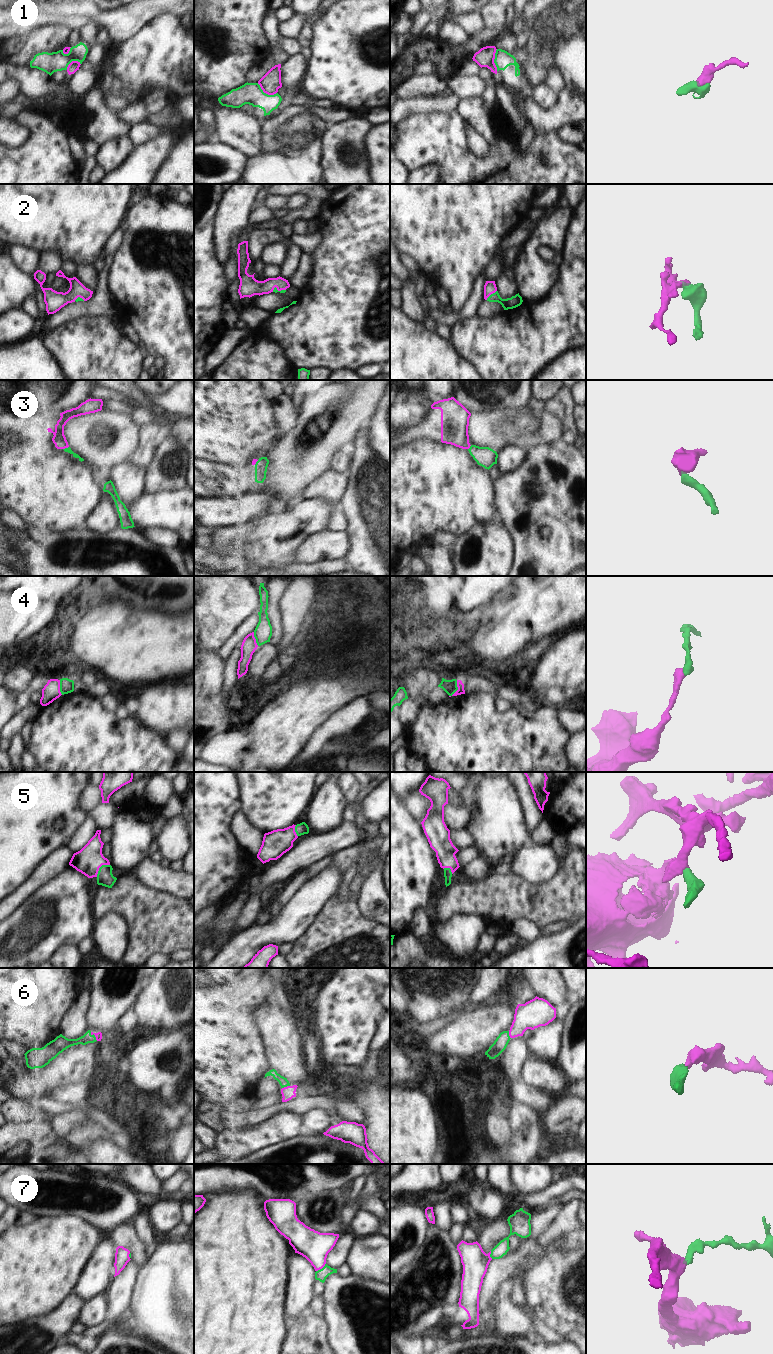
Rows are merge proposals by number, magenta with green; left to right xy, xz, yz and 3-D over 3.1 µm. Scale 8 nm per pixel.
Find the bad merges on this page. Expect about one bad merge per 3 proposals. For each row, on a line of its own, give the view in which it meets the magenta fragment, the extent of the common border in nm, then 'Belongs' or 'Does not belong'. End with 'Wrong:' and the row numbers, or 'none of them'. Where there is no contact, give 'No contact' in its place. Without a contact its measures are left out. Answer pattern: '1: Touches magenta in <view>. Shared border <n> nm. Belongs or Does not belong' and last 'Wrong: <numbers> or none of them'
1: Touches magenta in xz. Shared border 180 nm. Does not belong
2: Touches magenta in yz. Shared border 120 nm. Belongs
3: Touches magenta in xy. Shared border 50 nm. Belongs
4: Touches magenta in yz. Shared border 150 nm. Does not belong
5: Touches magenta in xy. Shared border 150 nm. Belongs
6: Touches magenta in xy. Shared border 90 nm. Belongs
7: Touches magenta in xz. Shared border 100 nm. Belongs
Wrong: 1, 4

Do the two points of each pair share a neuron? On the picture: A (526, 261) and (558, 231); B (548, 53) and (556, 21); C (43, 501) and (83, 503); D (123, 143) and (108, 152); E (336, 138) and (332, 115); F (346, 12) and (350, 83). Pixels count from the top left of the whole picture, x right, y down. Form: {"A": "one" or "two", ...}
{"A": "one", "B": "one", "C": "one", "D": "one", "E": "two", "F": "one"}

